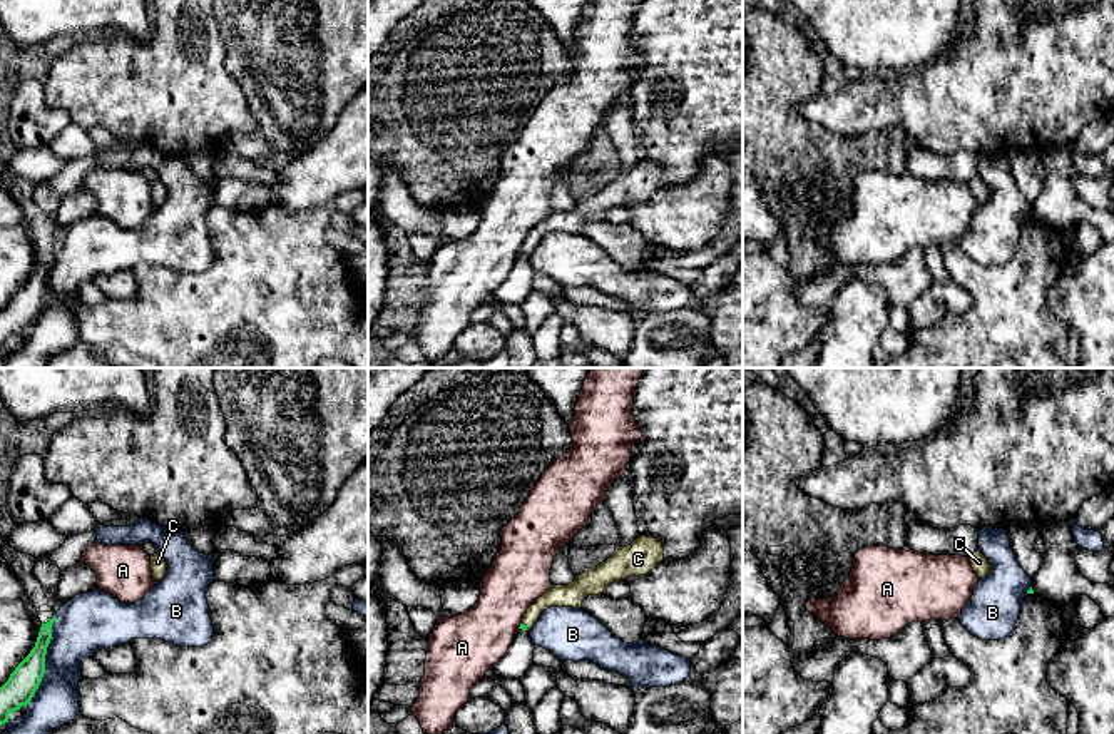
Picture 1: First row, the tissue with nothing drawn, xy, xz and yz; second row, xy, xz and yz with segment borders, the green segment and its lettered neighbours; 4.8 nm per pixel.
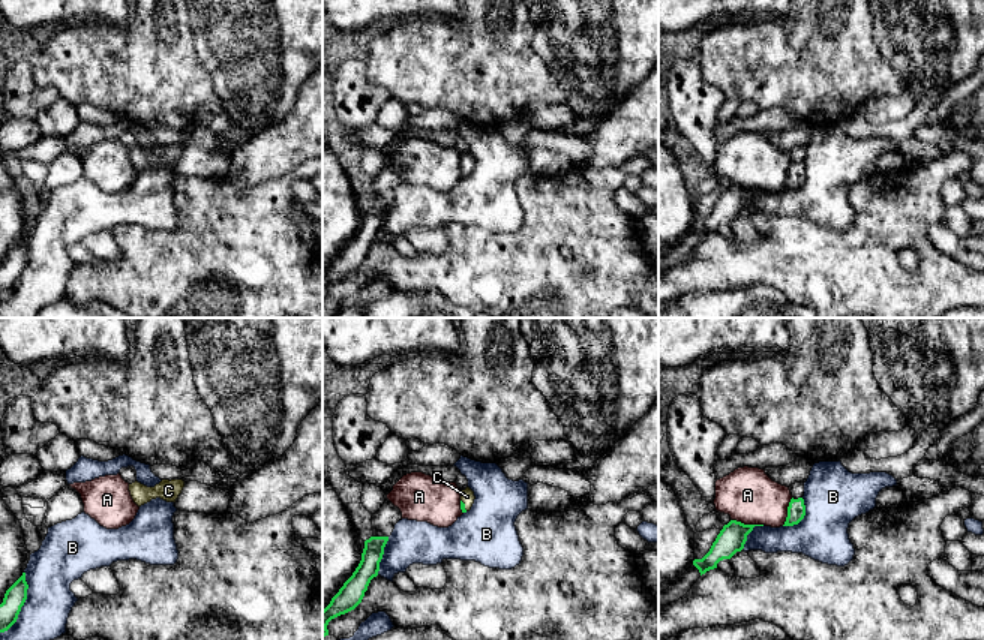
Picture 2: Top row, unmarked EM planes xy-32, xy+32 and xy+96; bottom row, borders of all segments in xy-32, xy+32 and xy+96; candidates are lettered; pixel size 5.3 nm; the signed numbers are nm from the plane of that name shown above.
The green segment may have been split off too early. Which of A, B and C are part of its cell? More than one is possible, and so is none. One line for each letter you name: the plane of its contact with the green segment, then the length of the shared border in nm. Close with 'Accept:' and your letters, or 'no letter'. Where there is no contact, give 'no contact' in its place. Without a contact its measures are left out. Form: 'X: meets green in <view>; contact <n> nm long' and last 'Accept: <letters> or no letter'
C: meets green in xz; contact 50 nm long
Accept: C

